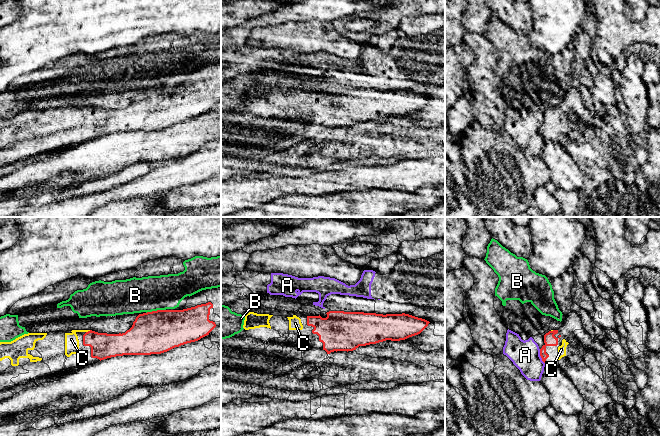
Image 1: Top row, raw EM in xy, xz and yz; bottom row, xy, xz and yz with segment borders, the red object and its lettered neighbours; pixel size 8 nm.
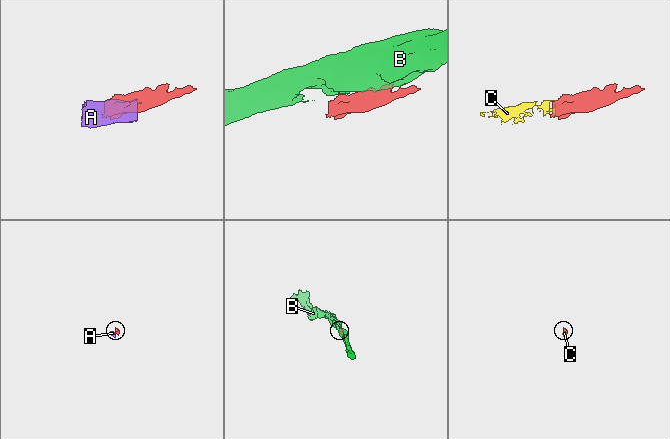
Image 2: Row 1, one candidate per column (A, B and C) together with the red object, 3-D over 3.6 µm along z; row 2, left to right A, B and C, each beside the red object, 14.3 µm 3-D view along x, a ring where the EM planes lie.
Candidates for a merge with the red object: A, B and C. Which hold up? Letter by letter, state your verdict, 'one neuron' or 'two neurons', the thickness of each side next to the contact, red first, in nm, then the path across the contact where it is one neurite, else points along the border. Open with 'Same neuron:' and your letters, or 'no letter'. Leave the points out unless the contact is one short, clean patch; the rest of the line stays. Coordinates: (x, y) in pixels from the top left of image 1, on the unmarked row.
Same neuron: C
A: two neurons | 100/240 nm | along yz (539, 125), (539, 131), (544, 139)
B: two neurons | 340/280 nm
C: one neuron | 200/110 nm | across xy (103, 121), (88, 107), (76, 107), (71, 115)

